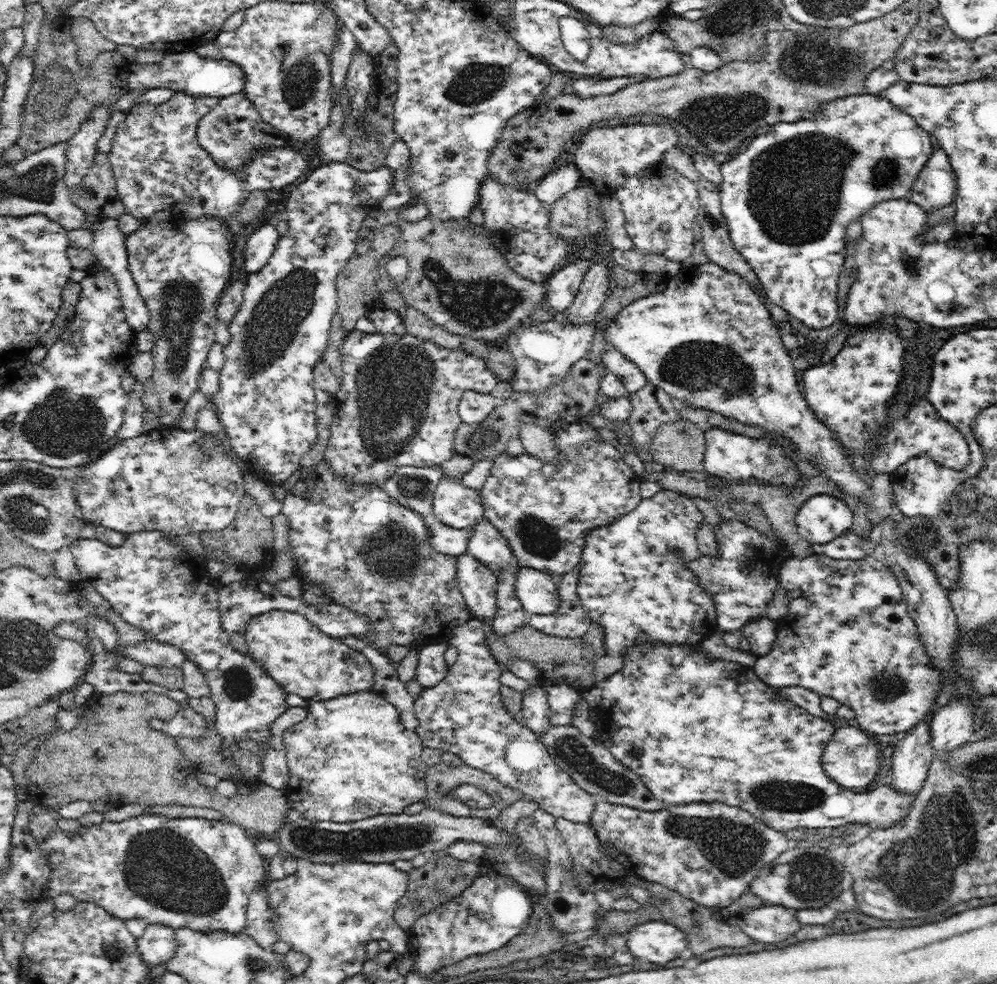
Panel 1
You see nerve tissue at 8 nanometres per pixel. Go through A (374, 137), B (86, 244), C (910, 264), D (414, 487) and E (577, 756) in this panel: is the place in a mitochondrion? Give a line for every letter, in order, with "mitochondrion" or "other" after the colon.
A: mitochondrion
B: other
C: mitochondrion
D: mitochondrion
E: mitochondrion

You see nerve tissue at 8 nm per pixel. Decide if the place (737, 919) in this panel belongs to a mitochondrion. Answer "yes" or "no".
no

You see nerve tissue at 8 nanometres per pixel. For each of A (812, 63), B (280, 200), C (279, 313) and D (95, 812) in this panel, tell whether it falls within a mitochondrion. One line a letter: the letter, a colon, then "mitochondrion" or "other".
A: mitochondrion
B: other
C: mitochondrion
D: other

